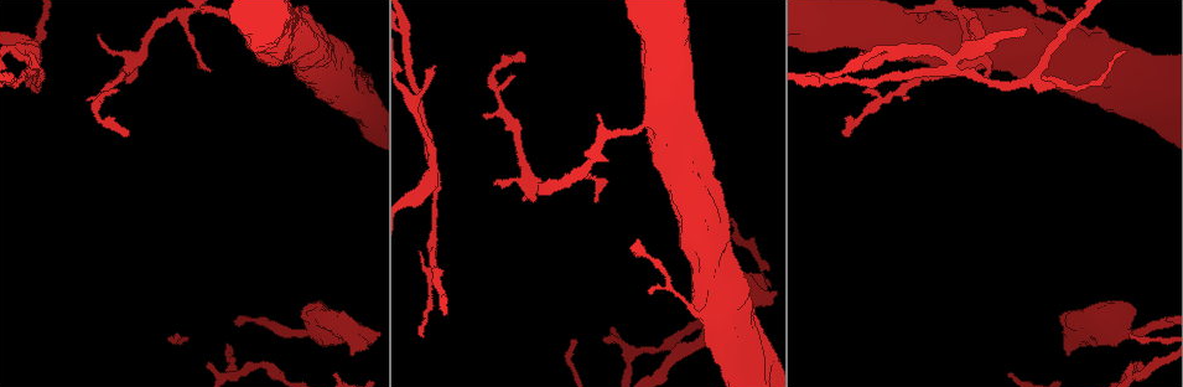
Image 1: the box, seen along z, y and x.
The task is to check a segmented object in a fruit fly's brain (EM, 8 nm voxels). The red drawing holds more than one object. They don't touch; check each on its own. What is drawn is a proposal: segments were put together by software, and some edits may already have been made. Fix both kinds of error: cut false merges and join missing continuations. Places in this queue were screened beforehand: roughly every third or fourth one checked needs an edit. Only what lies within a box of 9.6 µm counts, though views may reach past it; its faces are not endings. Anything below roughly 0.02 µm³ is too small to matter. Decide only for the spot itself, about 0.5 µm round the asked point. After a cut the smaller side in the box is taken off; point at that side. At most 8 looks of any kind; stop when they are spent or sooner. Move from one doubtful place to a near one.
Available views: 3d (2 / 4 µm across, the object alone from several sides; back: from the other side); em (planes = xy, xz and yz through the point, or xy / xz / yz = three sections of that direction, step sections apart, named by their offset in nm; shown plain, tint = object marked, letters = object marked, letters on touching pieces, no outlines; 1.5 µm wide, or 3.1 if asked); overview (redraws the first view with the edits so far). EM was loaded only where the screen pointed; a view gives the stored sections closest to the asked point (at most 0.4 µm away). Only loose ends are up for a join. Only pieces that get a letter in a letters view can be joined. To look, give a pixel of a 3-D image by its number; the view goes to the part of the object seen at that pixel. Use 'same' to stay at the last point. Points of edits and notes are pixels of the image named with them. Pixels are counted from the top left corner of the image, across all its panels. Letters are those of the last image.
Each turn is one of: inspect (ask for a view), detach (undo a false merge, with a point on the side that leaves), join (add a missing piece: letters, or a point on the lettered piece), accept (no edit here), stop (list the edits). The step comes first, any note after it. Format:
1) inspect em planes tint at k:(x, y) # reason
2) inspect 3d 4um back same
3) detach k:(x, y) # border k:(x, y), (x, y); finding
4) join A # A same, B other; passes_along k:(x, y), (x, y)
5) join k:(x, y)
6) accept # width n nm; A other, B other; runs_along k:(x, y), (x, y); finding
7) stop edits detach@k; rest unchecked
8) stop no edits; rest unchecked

inspect em planes letters at 1:(495, 180) # an open end

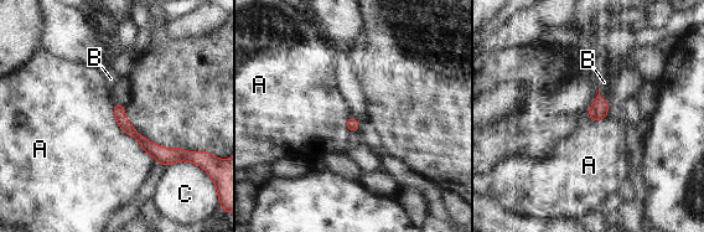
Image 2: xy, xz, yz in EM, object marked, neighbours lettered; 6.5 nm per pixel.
join B # width 80 nm; A other, B same, C other; passes_along 2:(599, 111), (599, 96), (604, 82); it goes on there

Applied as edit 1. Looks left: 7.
inspect overview # redraw

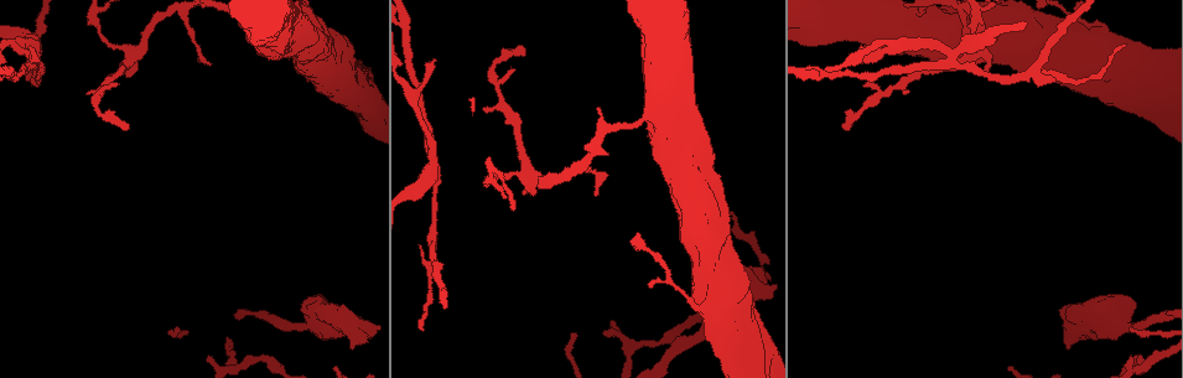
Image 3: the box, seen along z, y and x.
inspect 3d 4um at 3:(691, 303) # sudden change in width

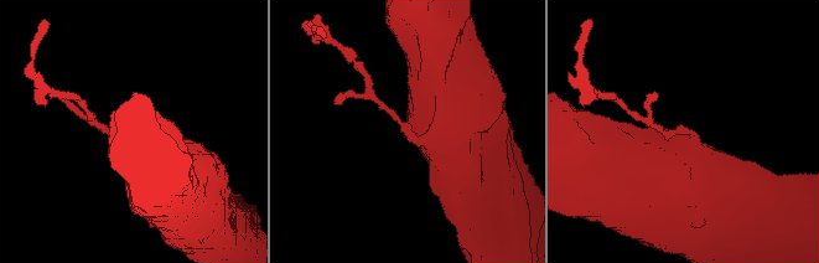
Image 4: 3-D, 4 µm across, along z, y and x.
inspect em xz step 8 tint at 4:(688, 134)

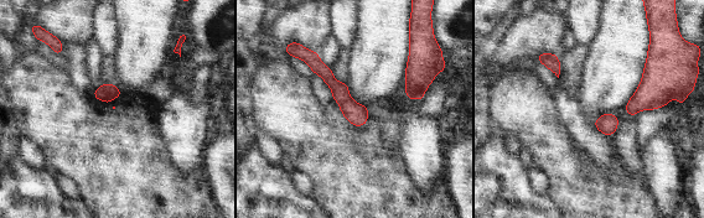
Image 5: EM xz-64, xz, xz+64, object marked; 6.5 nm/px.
inspect em xz step 8 letters same # what lies round it

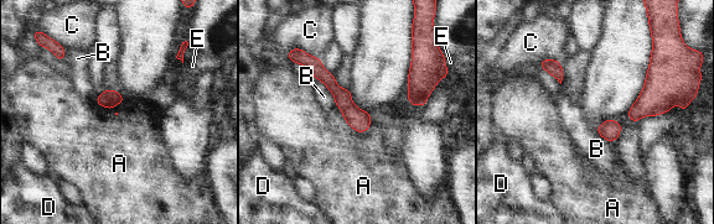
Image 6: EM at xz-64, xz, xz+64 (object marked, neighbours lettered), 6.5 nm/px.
accept # A other, B other, C other, D other, E other; runs_along 6:(308, 61), (342, 97), (362, 129); continuous, no second cell

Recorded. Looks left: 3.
inspect 3d 4um at 3:(351, 347) # stops while still wide

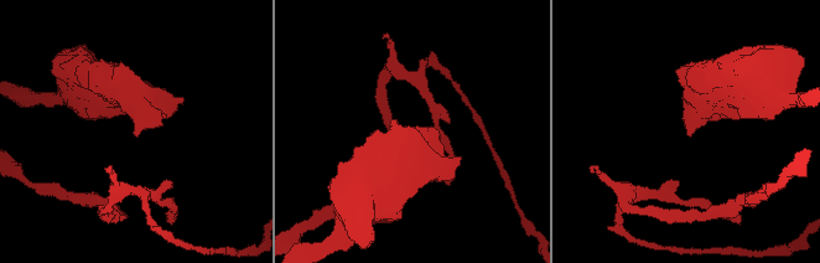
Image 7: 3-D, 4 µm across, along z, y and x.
inspect em planes letters at 7:(134, 134) # shape alone is not enough

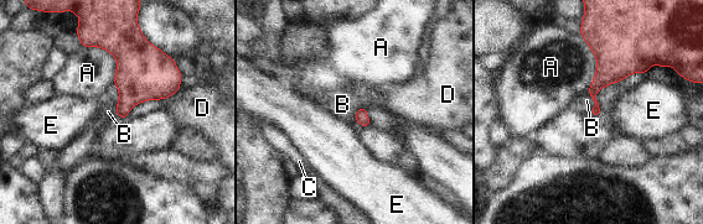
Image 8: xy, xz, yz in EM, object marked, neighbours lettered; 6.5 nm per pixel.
accept # A other, B other, C other, D other, E other; none of them fits

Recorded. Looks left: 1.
stop edits join@2; rest unchecked

